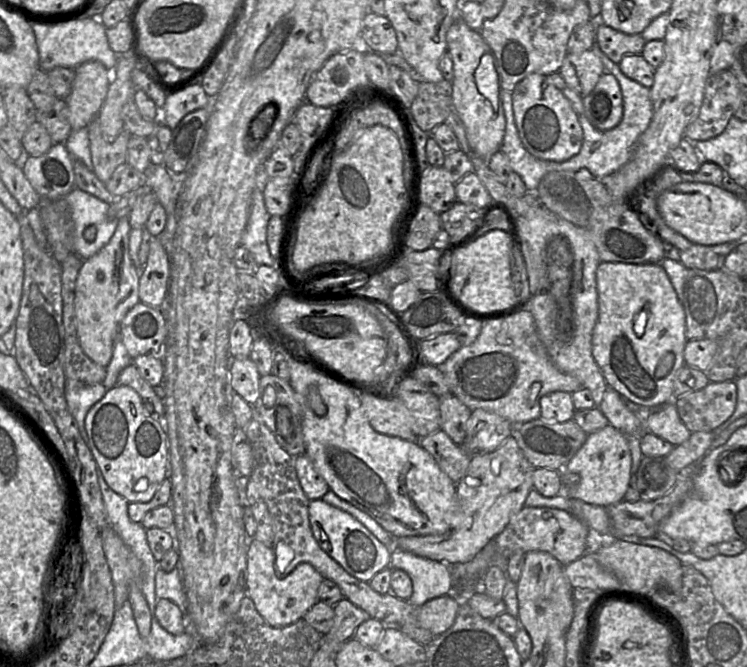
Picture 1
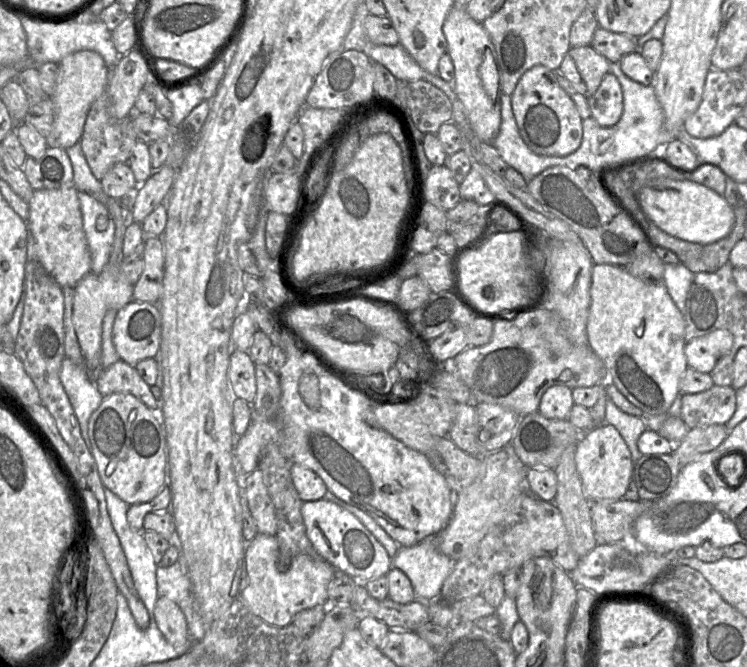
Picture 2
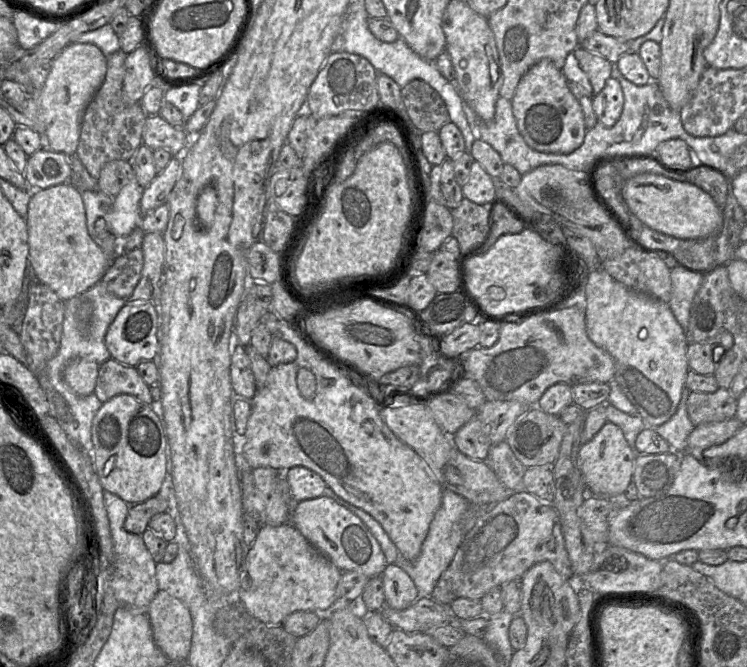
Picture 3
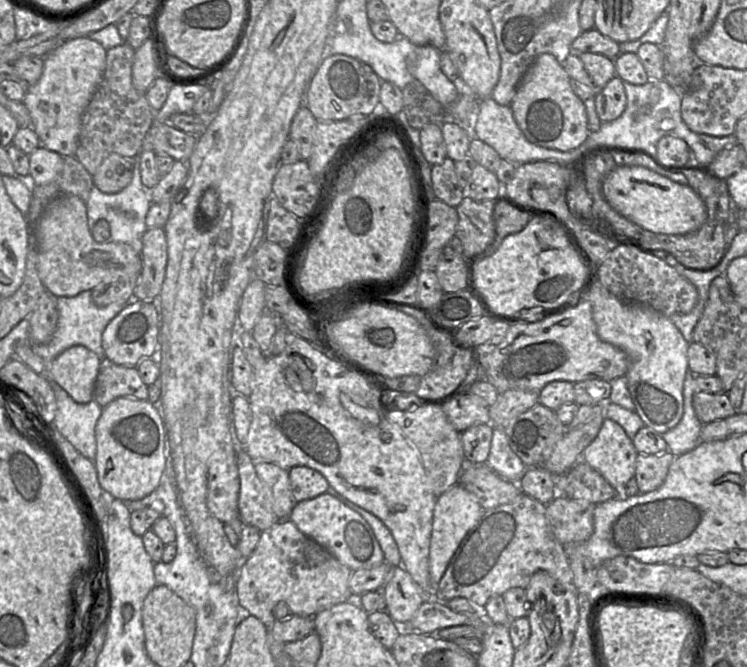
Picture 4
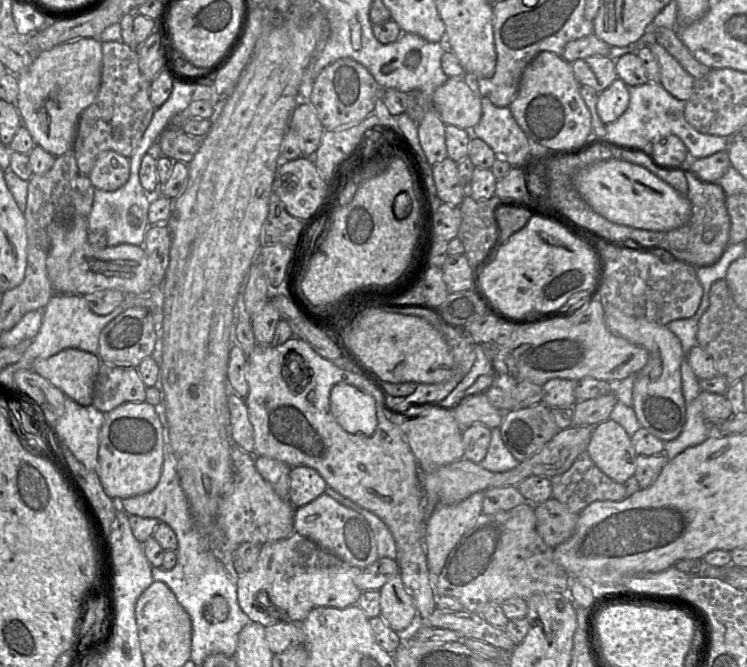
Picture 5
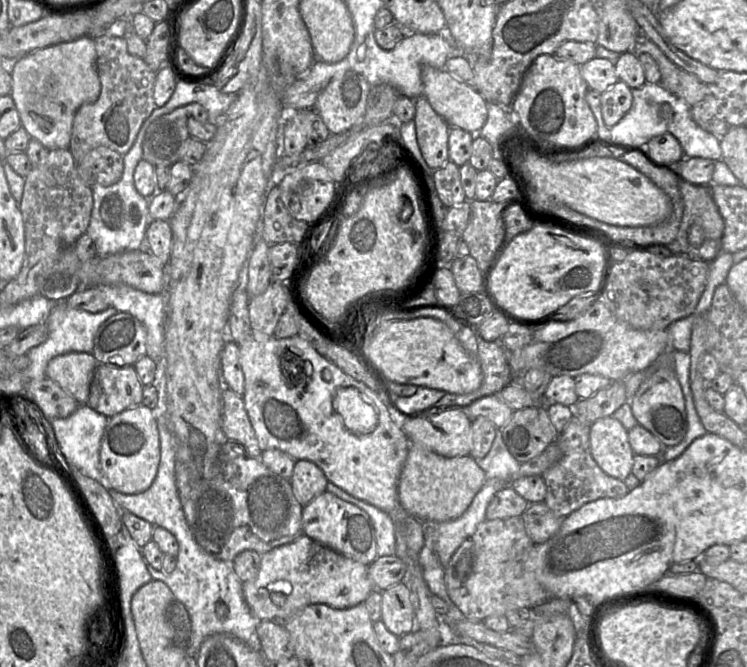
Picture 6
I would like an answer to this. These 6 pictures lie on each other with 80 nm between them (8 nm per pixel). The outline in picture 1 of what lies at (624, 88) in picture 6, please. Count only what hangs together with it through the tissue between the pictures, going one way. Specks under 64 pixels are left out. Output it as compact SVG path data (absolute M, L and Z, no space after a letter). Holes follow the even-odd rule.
M604 72L593 90L583 98L583 115L596 129L616 127L623 116L623 98L617 79Z

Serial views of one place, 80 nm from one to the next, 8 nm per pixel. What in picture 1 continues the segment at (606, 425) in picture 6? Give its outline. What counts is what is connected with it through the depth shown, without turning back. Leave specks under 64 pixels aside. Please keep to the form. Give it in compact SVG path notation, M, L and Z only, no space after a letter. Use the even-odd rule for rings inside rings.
M608 424L604 428L588 434L585 443L561 471L578 474L580 483L573 493L566 493L569 498L585 503L609 507L624 500L631 474L631 452L627 437L618 429Z

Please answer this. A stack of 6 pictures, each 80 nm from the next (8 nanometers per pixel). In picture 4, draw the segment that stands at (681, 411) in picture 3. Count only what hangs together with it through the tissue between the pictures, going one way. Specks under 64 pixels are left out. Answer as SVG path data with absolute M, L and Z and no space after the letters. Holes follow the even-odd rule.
M688 370L683 385L684 413L680 422L671 430L661 434L675 457L693 450L700 442L700 433L704 424L696 416L693 396L697 392L695 376Z

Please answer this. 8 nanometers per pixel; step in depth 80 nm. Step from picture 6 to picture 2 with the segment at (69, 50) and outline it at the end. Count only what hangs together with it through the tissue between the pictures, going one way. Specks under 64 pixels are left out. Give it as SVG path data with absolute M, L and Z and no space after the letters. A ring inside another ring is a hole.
M82 50L64 57L59 63L58 83L52 96L53 130L56 145L67 149L80 141L88 111L108 86L108 66L103 57L92 50Z

